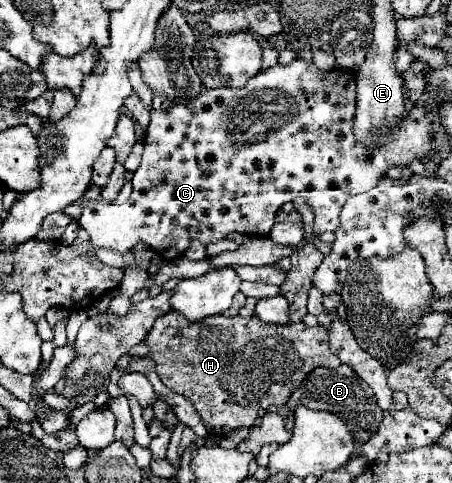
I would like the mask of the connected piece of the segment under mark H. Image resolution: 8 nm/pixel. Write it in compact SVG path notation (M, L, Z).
M168 312L160 316L154 328L142 340L150 352L142 358L150 358L156 364L156 374L164 386L172 392L182 394L190 400L200 414L206 430L210 434L228 434L240 426L252 426L258 410L268 410L270 406L282 406L290 392L294 392L306 374L316 366L336 368L340 366L340 358L328 346L328 330L324 326L306 326L298 324L262 324L256 316L210 316L202 322L188 322L178 312Z

